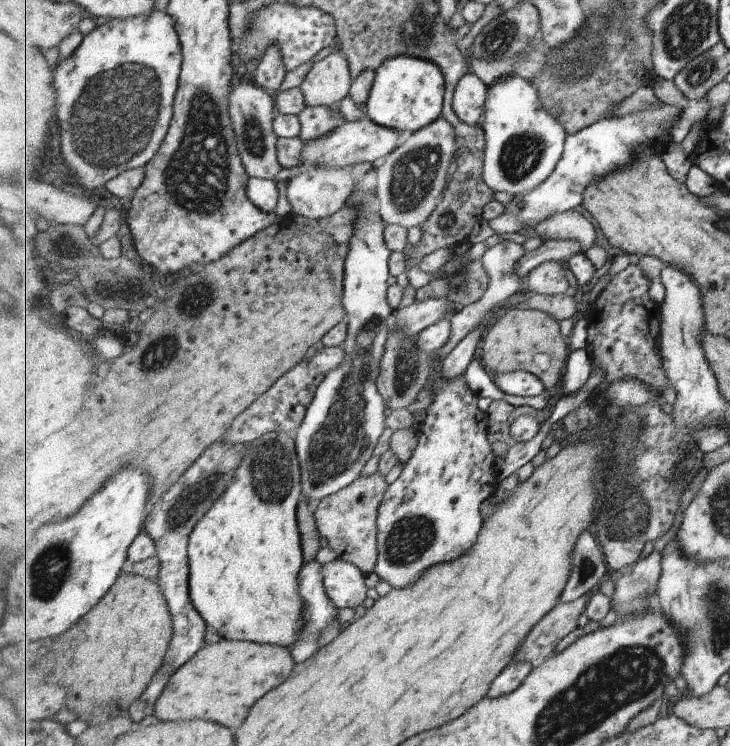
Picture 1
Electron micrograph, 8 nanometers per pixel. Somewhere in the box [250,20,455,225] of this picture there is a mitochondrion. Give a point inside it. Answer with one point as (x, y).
(415, 175)

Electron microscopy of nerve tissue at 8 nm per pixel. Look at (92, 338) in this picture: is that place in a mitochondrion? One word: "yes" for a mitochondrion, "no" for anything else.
no

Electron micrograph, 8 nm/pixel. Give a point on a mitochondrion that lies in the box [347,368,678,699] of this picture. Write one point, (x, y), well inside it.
(627, 515)

